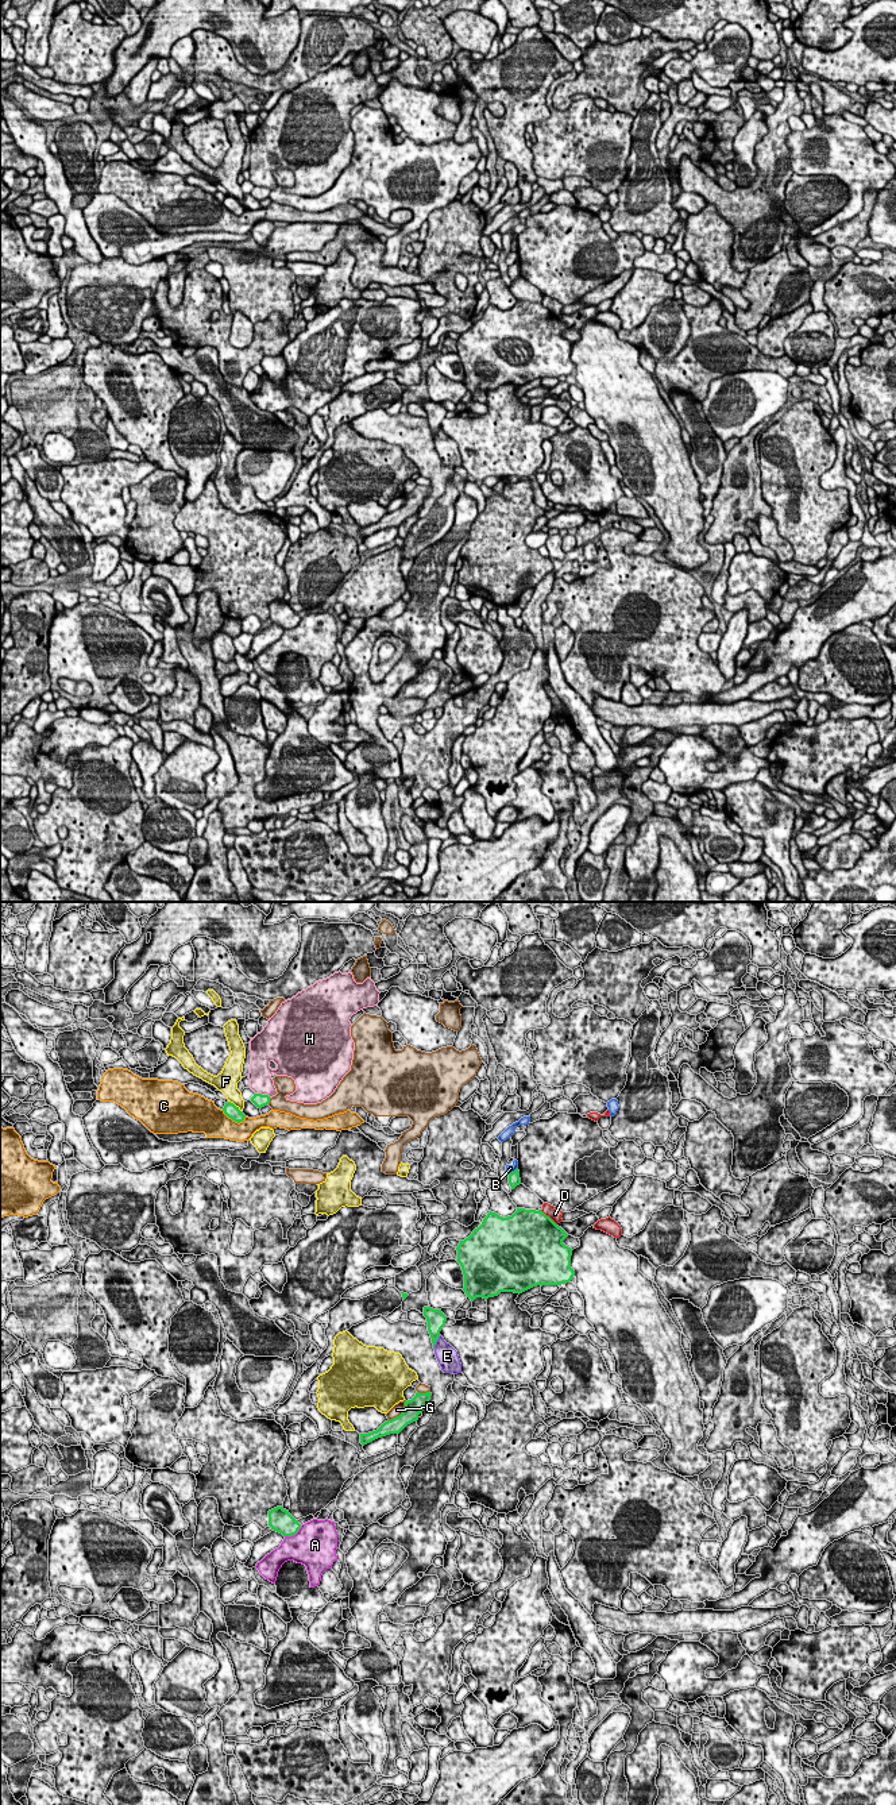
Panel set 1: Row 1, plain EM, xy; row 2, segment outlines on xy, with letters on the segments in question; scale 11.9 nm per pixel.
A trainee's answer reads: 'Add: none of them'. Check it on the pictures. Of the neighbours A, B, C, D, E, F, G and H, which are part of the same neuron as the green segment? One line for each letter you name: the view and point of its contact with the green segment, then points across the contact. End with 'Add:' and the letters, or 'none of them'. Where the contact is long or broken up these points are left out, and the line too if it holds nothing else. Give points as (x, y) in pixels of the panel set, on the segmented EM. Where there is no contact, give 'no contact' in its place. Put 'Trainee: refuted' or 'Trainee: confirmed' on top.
Trainee: confirmed
Add: none of them

